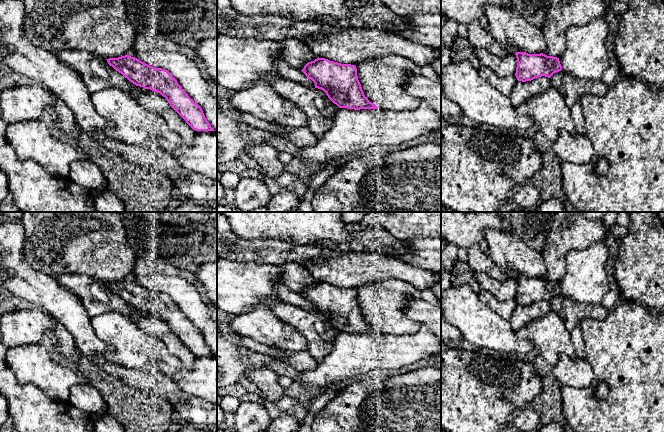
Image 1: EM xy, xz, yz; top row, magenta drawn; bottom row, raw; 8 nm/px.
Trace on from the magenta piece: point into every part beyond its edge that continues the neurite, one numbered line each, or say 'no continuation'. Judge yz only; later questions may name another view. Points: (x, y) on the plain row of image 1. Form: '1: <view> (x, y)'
no continuation

